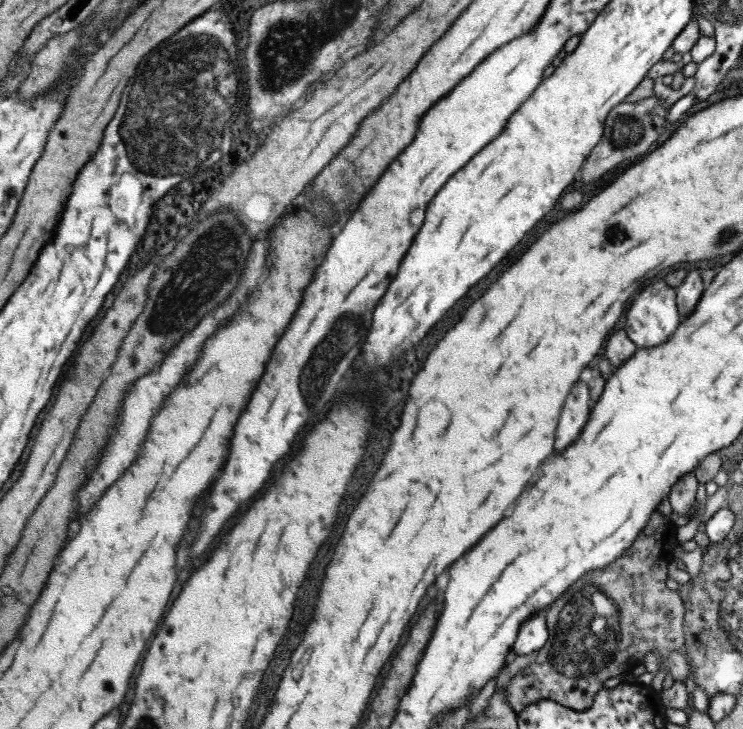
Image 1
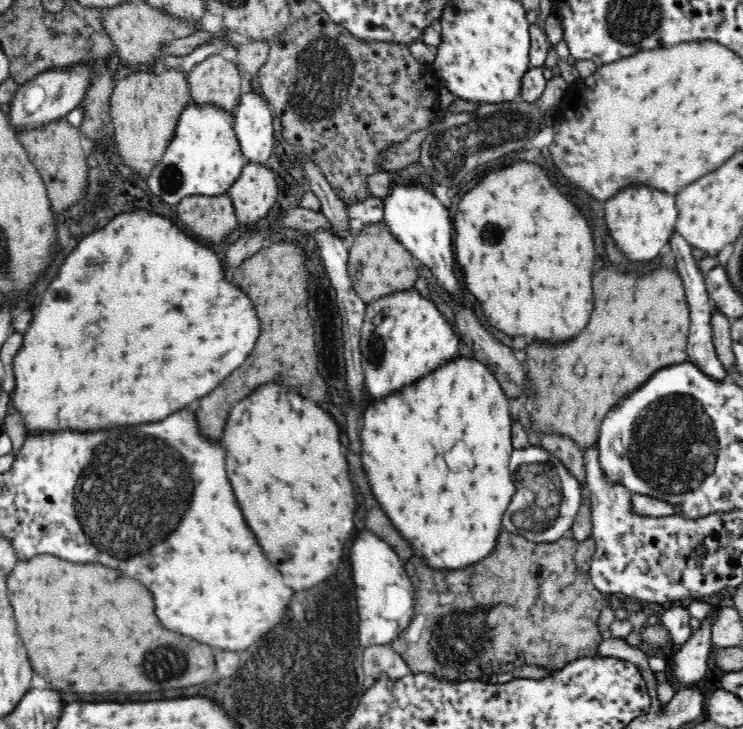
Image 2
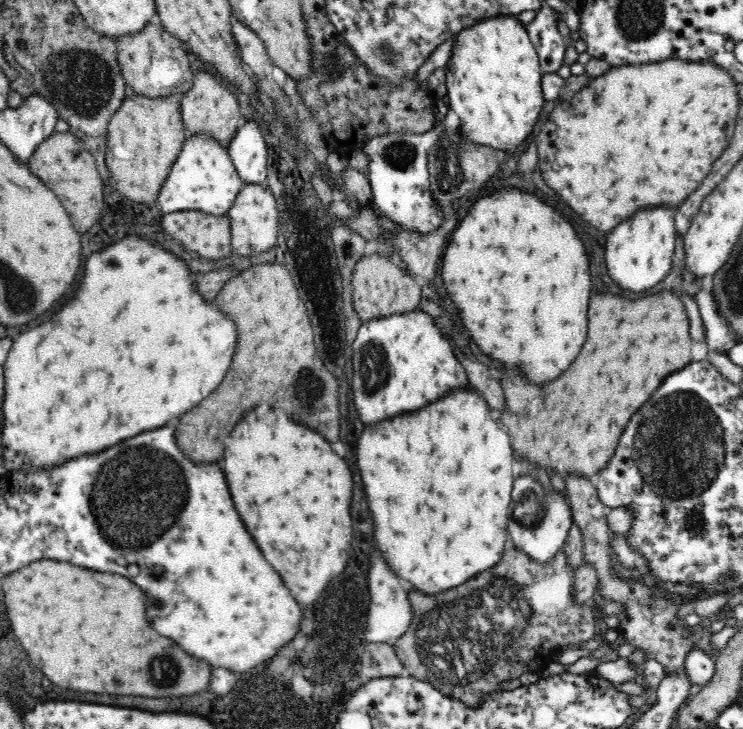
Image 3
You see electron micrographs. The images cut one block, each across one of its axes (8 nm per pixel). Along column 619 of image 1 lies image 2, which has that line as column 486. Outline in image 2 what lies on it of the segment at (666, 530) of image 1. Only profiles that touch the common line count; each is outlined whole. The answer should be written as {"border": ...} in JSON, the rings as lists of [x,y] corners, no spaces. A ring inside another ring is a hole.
{"border":[[[504,528],[501,529],[496,539],[495,547],[487,557],[484,557],[478,562],[469,564],[467,567],[460,567],[456,570],[440,570],[440,567],[428,566],[428,559],[424,559],[422,555],[415,554],[410,558],[410,566],[404,564],[409,577],[411,578],[412,586],[415,590],[415,610],[412,624],[406,634],[401,634],[399,640],[390,642],[391,647],[408,663],[412,673],[428,672],[432,675],[440,677],[440,679],[450,679],[452,681],[463,681],[464,679],[477,679],[480,675],[490,675],[492,673],[510,672],[518,666],[536,666],[536,668],[544,668],[548,670],[549,675],[556,674],[564,665],[567,665],[571,660],[576,660],[585,656],[598,655],[598,647],[602,642],[602,631],[598,627],[598,617],[602,600],[607,596],[601,593],[591,581],[589,571],[580,569],[575,561],[575,548],[578,546],[578,540],[571,532],[561,536],[554,542],[535,543],[525,539],[523,536],[514,534]],[[496,634],[512,634],[512,642],[515,644],[492,644],[492,638],[498,638]]]}

